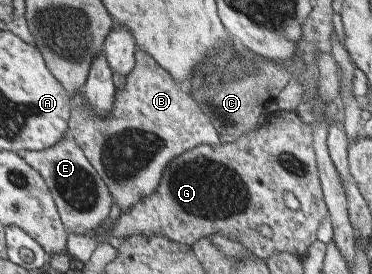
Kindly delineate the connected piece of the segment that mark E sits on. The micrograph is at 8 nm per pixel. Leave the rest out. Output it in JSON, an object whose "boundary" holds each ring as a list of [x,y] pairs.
{"boundary":[[[72,137],[59,140],[51,148],[22,151],[20,156],[43,178],[67,233],[85,234],[97,230],[99,223],[107,217],[111,209],[112,194],[100,174],[90,164],[84,150]]]}

